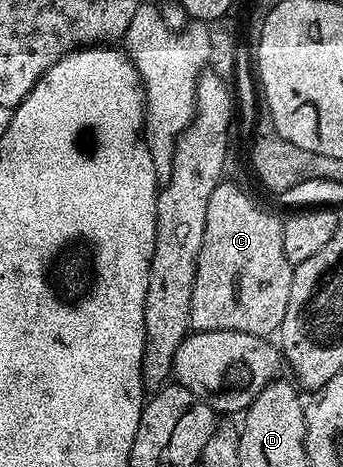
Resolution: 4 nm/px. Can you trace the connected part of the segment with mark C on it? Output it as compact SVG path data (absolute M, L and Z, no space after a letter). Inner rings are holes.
M222 183L215 187L215 191L211 191L211 199L207 199L207 228L203 231L203 247L199 251L199 259L197 260L197 270L195 271L195 283L191 291L191 315L189 316L190 326L196 332L203 331L247 331L251 335L259 335L260 337L269 337L276 334L280 330L283 323L283 315L287 315L287 299L291 299L291 279L293 278L294 266L287 259L287 255L283 255L283 231L281 226L282 218L279 216L272 217L265 209L260 209L243 190L237 185L228 185ZM281 276L281 286L278 289L257 289L253 293L253 289L249 286L249 281L261 281L264 277Z

